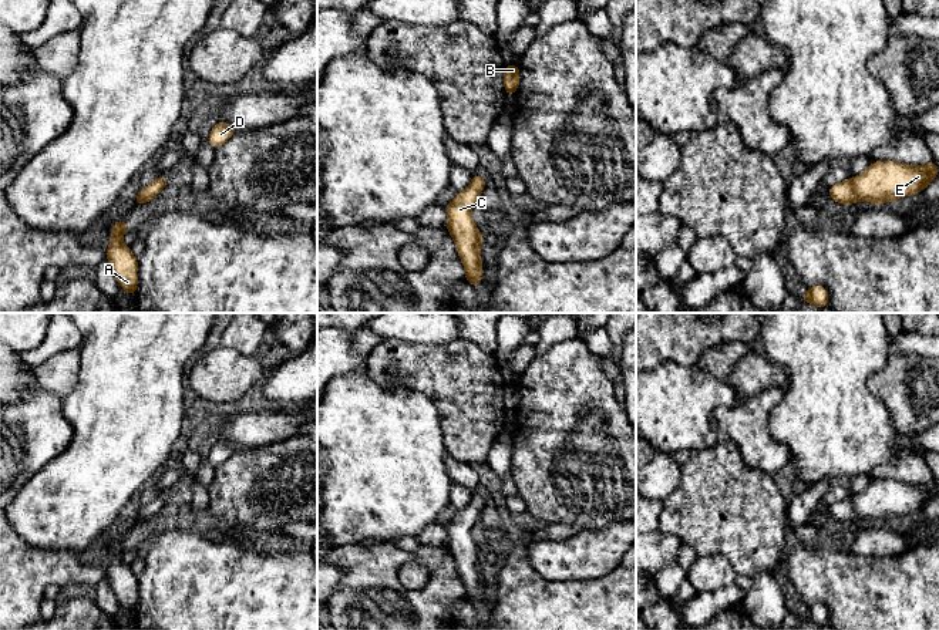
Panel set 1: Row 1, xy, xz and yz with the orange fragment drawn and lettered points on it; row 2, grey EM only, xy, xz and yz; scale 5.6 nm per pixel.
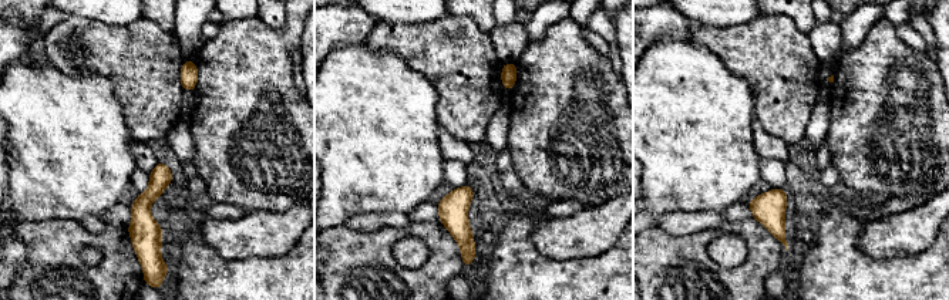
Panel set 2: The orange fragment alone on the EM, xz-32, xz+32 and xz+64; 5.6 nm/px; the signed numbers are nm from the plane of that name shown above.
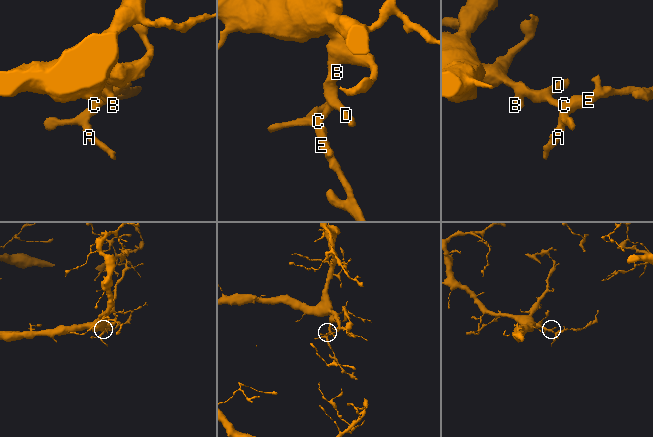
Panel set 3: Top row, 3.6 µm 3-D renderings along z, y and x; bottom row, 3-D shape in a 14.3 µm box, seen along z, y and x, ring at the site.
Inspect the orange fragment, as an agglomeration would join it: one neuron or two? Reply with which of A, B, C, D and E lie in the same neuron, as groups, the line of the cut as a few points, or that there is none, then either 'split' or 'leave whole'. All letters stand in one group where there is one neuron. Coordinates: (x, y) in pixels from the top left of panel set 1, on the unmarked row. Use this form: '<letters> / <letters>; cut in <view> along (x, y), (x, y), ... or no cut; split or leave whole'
A B C D E; no cut; leave whole

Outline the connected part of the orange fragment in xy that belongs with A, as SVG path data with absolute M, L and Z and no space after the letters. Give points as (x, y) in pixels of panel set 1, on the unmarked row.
M120 539L111 545L111 562L107 570L111 589L115 593L121 607L129 613L137 612L137 576L129 565L122 562L122 553L127 550L127 539Z

